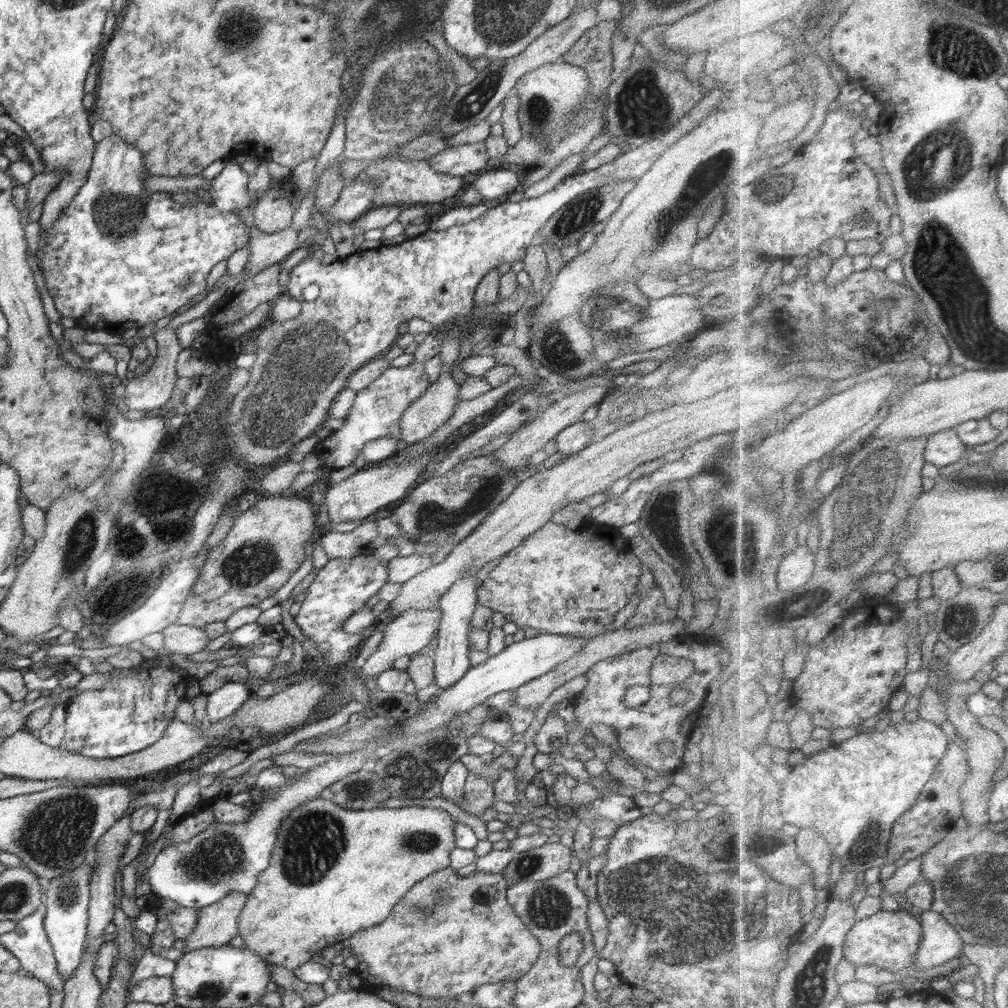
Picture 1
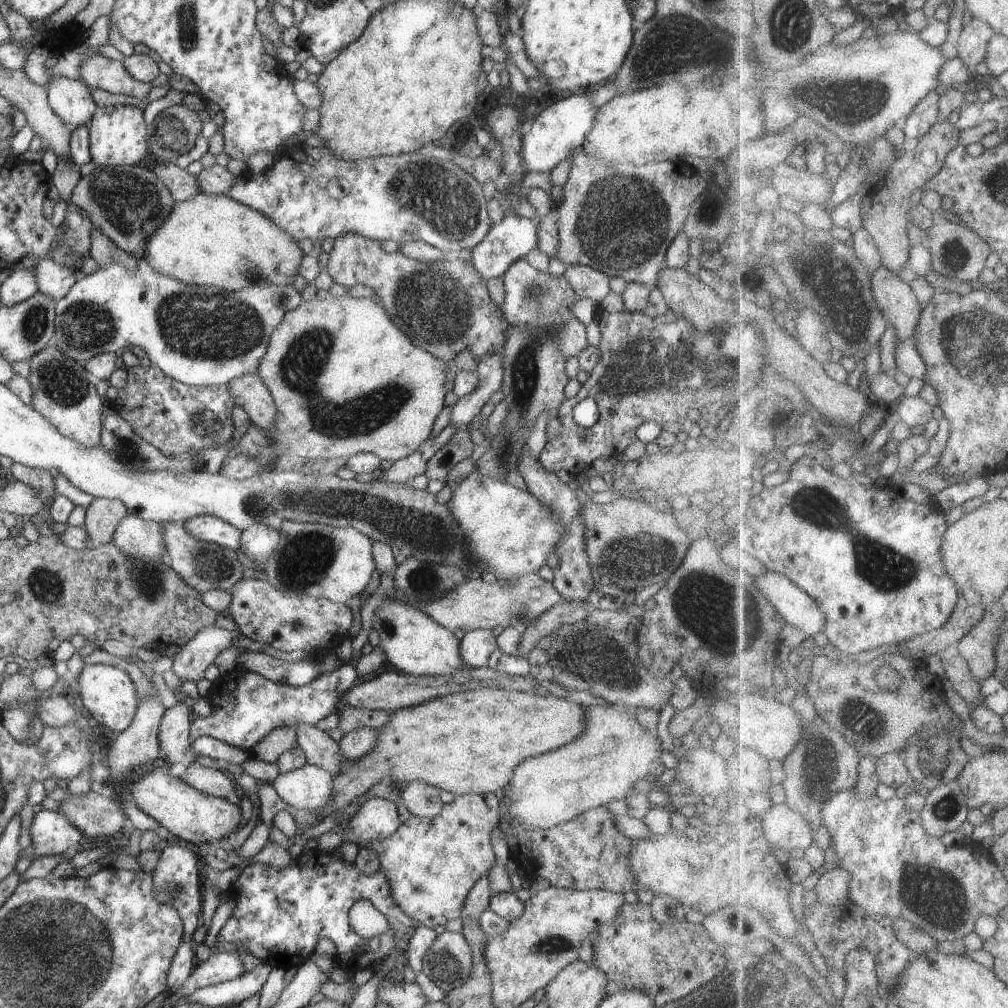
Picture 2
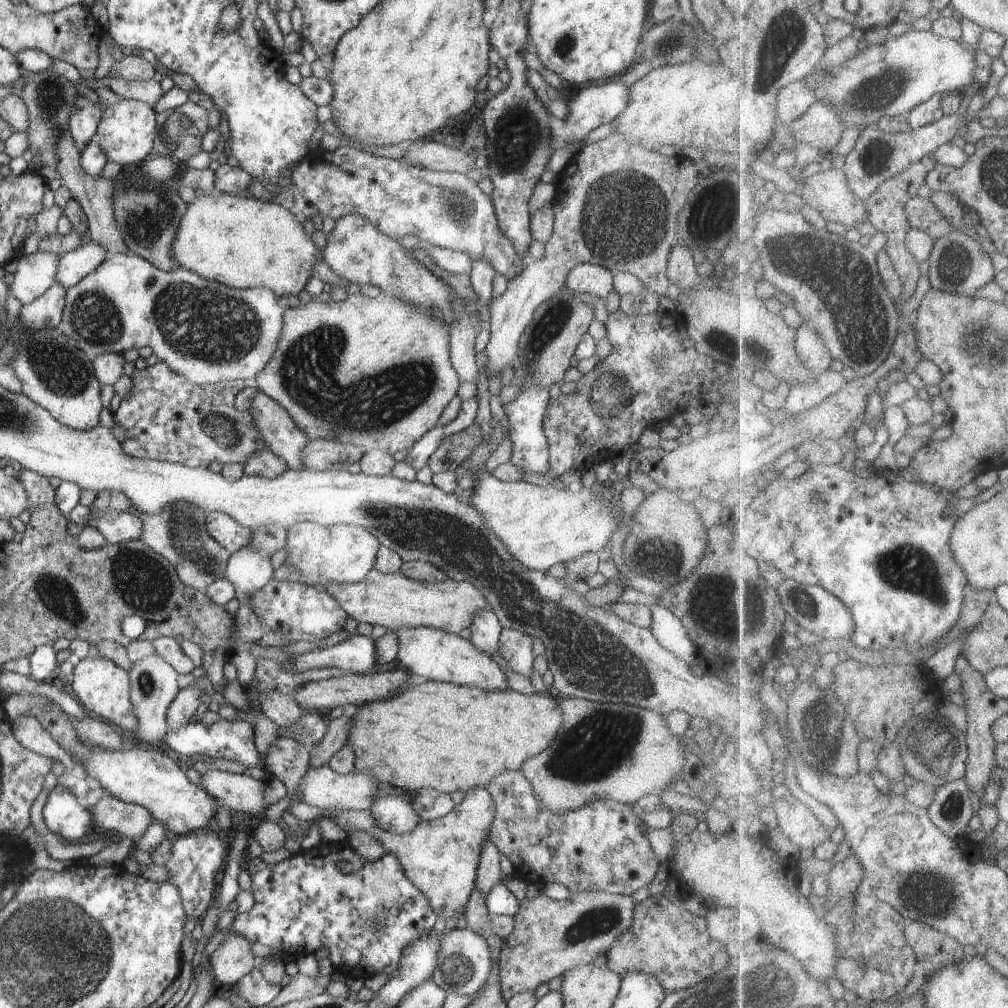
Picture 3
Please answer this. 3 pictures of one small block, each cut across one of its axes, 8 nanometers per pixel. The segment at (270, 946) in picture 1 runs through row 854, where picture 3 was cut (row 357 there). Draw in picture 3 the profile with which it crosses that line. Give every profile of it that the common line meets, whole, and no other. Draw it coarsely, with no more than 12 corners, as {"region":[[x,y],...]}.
{"region":[[310,301],[258,390],[310,441],[393,455],[457,396],[450,324]]}

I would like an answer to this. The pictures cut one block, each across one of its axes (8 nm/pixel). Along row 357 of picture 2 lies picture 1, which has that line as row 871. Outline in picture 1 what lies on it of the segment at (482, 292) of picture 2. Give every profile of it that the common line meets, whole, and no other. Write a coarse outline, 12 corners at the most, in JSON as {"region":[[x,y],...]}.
{"region":[[502,873],[420,879],[345,943],[364,987],[518,980],[541,944]]}

